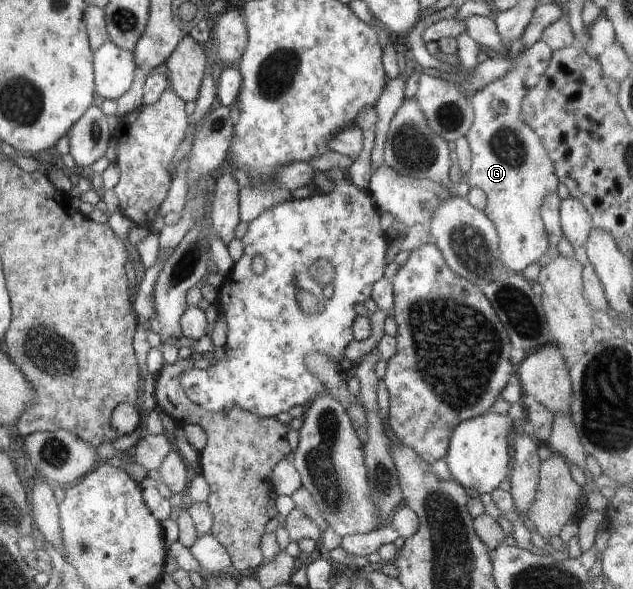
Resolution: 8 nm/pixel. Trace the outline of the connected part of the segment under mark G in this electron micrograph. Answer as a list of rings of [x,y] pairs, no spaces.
[[[542,39],[534,42],[520,57],[516,57],[515,66],[490,86],[469,98],[473,105],[475,118],[473,126],[465,138],[471,149],[471,168],[465,170],[466,181],[472,188],[481,189],[487,197],[484,213],[492,220],[499,237],[499,252],[501,260],[508,272],[520,274],[531,263],[541,263],[546,259],[549,239],[540,215],[543,199],[552,192],[563,193],[562,185],[555,174],[555,167],[549,158],[540,138],[520,117],[524,96],[540,81],[551,60],[552,49]]]

